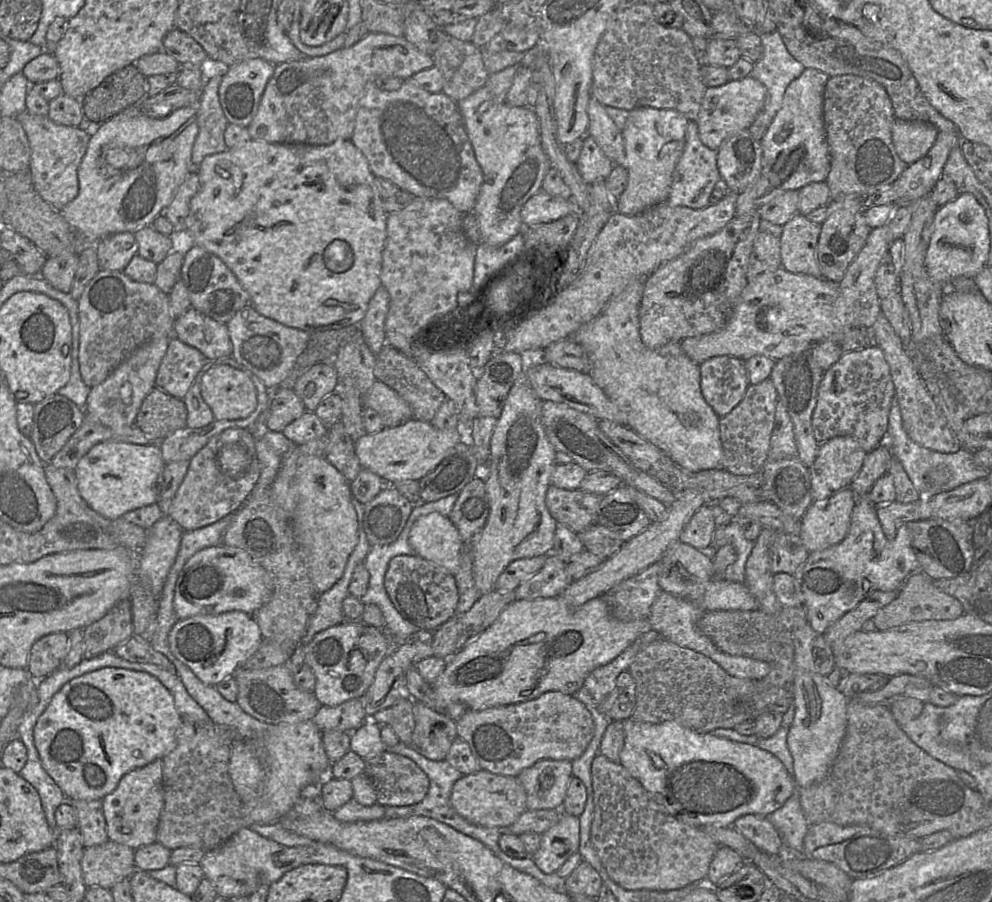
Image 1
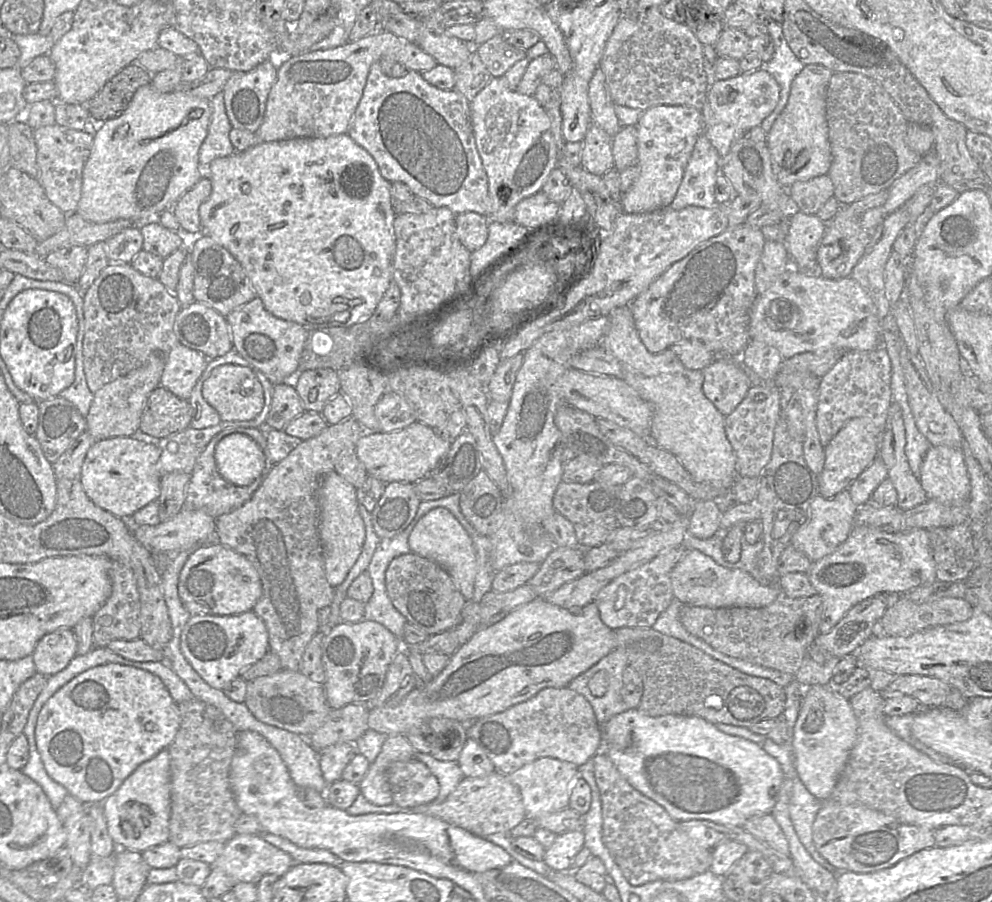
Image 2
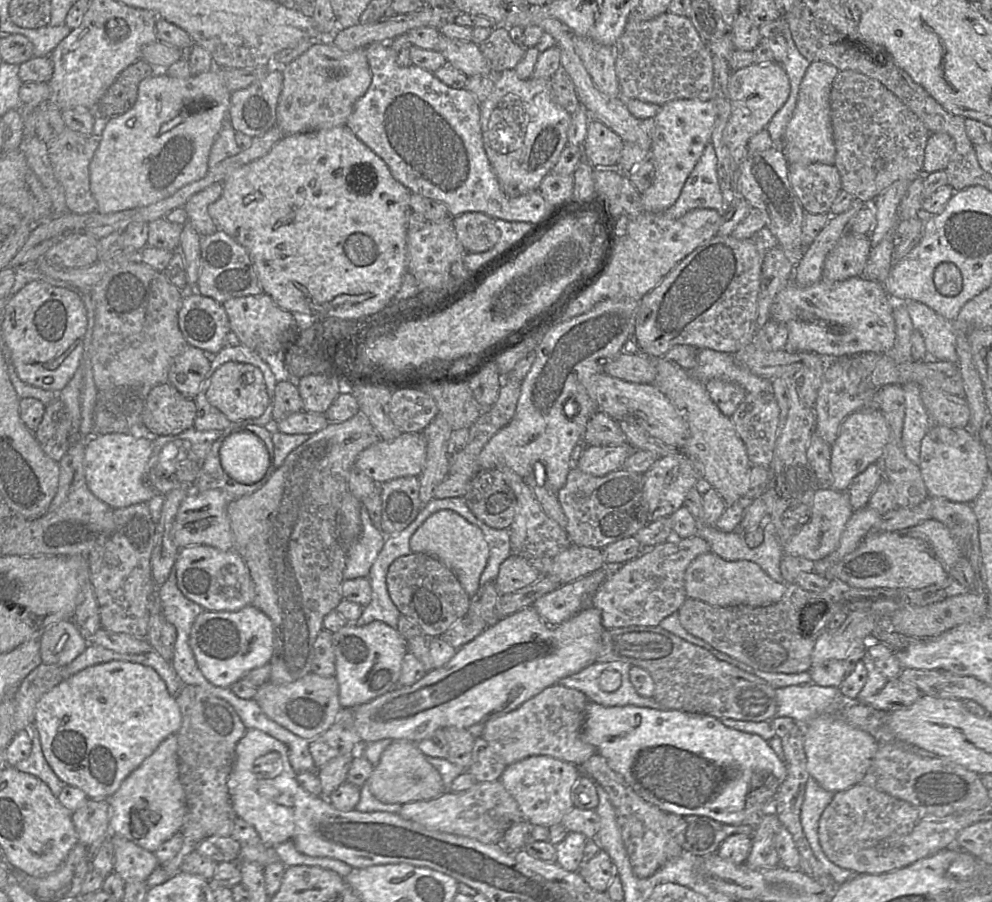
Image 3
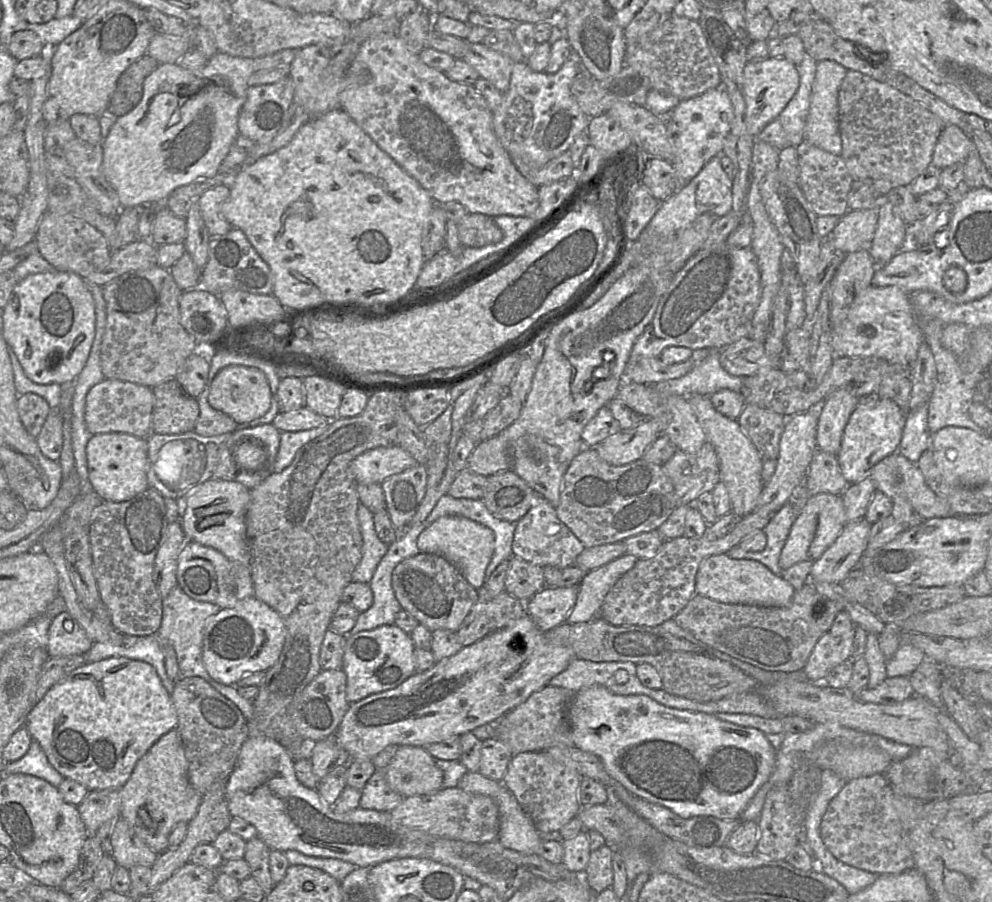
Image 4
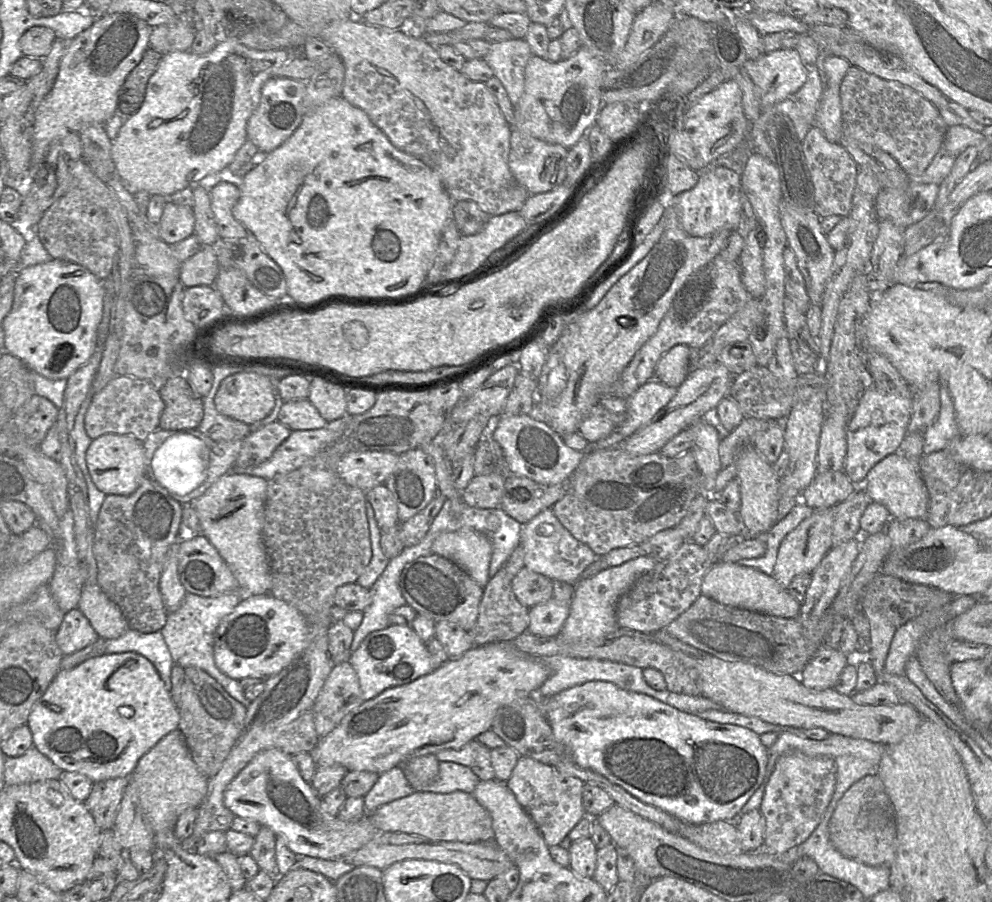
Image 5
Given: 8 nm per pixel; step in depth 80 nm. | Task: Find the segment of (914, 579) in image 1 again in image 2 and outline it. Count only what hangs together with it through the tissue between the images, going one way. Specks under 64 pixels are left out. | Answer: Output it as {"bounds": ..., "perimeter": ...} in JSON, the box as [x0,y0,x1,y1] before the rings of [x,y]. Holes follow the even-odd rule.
{"bounds":[879,597,975,636],"perimeter":[[[902,597],[887,607],[879,623],[887,636],[910,636],[922,630],[968,620],[975,608],[961,598],[915,603]]]}

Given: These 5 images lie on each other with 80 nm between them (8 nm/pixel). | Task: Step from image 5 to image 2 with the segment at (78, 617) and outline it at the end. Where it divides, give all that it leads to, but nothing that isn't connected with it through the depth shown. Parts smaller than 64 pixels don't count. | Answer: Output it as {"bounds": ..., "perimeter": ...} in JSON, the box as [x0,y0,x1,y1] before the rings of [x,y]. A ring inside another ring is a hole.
{"bounds":[33,629,77,676],"perimeter":[[[58,629],[44,635],[33,653],[37,673],[52,676],[63,670],[77,656],[73,629]]]}

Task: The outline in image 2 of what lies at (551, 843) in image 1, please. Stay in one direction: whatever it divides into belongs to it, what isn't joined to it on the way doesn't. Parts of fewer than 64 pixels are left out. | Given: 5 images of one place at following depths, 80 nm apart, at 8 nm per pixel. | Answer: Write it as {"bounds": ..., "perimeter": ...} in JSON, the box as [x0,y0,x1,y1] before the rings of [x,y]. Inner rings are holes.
{"bounds":[543,831,583,872],"perimeter":[[[583,831],[558,834],[553,844],[546,849],[543,862],[553,871],[570,872],[575,856],[583,847]]]}

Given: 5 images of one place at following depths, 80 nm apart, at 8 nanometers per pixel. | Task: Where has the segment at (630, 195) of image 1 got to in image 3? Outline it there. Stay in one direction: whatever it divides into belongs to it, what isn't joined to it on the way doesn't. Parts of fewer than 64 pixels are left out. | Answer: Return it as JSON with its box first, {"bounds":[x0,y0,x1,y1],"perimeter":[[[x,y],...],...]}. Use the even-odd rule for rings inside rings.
{"bounds":[641,99,718,212],"perimeter":[[[713,99],[674,100],[660,106],[653,118],[649,154],[655,168],[655,177],[651,186],[641,193],[645,212],[663,212],[676,202],[706,145],[711,142],[718,115],[718,105]]]}

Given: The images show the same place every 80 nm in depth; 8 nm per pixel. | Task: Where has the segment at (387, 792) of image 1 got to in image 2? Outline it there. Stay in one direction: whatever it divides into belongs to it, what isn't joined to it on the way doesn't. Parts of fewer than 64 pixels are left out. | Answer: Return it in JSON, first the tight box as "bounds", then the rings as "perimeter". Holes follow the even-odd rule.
{"bounds":[386,759,439,808],"perimeter":[[[416,759],[392,762],[386,769],[393,804],[402,808],[431,803],[439,793],[437,778]]]}

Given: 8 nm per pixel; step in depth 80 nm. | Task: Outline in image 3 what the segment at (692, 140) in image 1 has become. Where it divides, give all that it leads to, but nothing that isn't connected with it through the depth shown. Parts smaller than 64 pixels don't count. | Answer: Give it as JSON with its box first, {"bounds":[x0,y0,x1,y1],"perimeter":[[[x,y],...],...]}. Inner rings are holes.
{"bounds":[663,142,727,219],"perimeter":[[[710,142],[688,176],[678,199],[663,213],[676,219],[698,208],[723,212],[726,204],[727,199],[724,198],[719,185],[716,151]]]}

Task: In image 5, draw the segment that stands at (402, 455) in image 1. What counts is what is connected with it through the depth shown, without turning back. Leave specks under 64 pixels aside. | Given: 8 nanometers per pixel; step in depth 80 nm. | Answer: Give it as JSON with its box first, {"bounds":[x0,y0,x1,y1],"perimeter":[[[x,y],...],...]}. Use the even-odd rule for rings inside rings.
{"bounds":[336,452,399,492],"perimeter":[[[349,452],[339,460],[336,471],[345,483],[365,492],[385,484],[398,460],[399,454],[393,452]]]}

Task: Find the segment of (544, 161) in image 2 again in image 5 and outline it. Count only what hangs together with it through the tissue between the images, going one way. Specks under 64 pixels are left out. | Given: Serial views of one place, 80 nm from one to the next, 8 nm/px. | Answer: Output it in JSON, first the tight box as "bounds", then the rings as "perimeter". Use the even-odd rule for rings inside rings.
{"bounds":[512,47,608,149],"perimeter":[[[584,47],[566,59],[550,61],[545,57],[531,56],[525,68],[524,92],[514,106],[515,123],[512,129],[519,129],[542,141],[559,144],[567,149],[572,148],[595,124],[603,107],[601,83],[608,70],[606,64]]]}

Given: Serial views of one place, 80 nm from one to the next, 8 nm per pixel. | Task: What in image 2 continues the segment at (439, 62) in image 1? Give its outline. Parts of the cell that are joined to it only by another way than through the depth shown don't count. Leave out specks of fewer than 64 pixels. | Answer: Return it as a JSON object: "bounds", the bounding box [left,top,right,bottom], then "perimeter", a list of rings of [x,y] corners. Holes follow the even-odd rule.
{"bounds":[454,48,492,101],"perimeter":[[[474,48],[461,65],[454,68],[455,89],[471,101],[492,79]]]}

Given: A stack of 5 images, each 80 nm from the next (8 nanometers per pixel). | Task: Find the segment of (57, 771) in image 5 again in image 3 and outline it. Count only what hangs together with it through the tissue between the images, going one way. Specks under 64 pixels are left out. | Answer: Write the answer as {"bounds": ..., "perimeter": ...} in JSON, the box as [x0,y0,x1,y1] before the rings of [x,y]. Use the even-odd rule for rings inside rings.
{"bounds":[14,722,66,797],"perimeter":[[[34,722],[29,726],[29,730],[32,738],[31,752],[26,759],[18,762],[14,767],[20,772],[31,774],[42,780],[50,788],[53,795],[58,797],[66,783],[55,774],[46,761]]]}

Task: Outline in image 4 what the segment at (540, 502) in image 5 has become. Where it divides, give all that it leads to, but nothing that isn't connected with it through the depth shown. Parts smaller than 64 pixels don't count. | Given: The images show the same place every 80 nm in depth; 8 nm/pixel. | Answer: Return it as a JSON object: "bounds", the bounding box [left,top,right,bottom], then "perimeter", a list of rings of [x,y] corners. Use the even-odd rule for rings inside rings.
{"bounds":[481,469,545,523],"perimeter":[[[511,469],[486,477],[481,501],[501,520],[516,523],[540,500],[545,500]]]}

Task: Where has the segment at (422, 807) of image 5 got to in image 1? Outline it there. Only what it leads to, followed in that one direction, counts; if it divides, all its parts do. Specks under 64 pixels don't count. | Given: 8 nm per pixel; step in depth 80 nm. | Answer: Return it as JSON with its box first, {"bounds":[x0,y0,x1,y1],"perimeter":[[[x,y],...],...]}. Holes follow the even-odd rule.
{"bounds":[450,770,526,828],"perimeter":[[[480,770],[455,782],[450,803],[469,823],[493,828],[509,827],[526,810],[526,792],[517,776],[504,776]]]}

